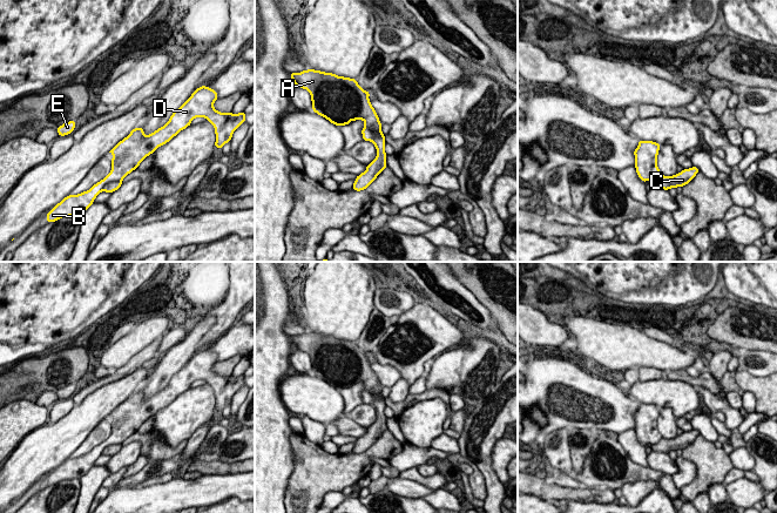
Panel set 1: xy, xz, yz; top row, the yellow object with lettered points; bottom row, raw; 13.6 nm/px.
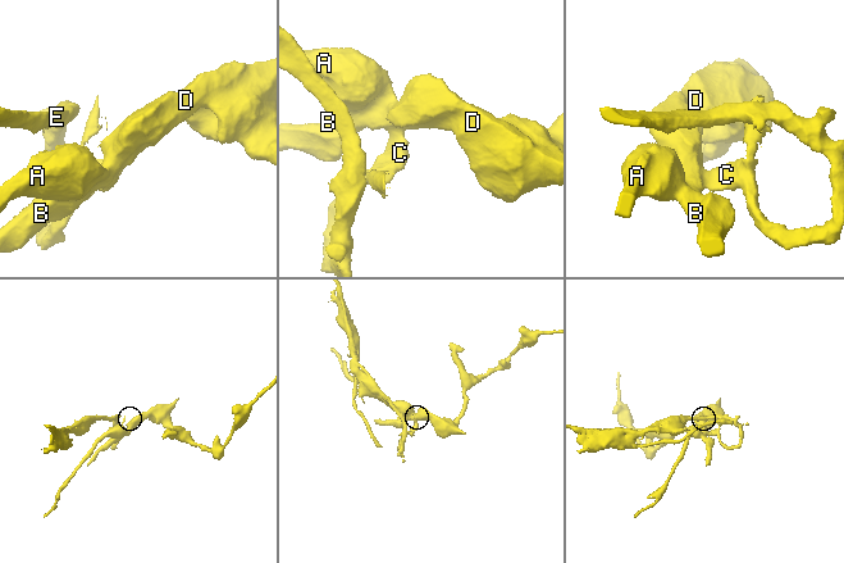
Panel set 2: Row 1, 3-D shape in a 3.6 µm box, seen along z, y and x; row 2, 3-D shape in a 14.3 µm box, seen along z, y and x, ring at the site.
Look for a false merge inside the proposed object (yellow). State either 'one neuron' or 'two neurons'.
two neurons

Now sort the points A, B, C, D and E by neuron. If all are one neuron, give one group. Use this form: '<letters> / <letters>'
A C E / B D

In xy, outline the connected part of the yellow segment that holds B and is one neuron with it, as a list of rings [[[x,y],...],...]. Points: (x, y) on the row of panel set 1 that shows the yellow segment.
[[[201,86],[171,114],[163,127],[148,136],[144,135],[143,128],[134,128],[127,137],[109,151],[113,154],[110,173],[89,190],[66,196],[47,212],[47,223],[83,214],[94,203],[94,200],[107,183],[122,181],[128,174],[137,169],[147,156],[189,127],[195,117],[204,117],[214,126],[216,134],[215,147],[222,149],[225,143],[231,141],[234,131],[245,122],[245,113],[221,113],[214,108],[217,99],[215,89]]]

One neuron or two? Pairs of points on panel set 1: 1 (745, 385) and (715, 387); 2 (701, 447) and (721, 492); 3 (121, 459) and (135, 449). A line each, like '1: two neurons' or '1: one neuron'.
1: two neurons
2: two neurons
3: one neuron

